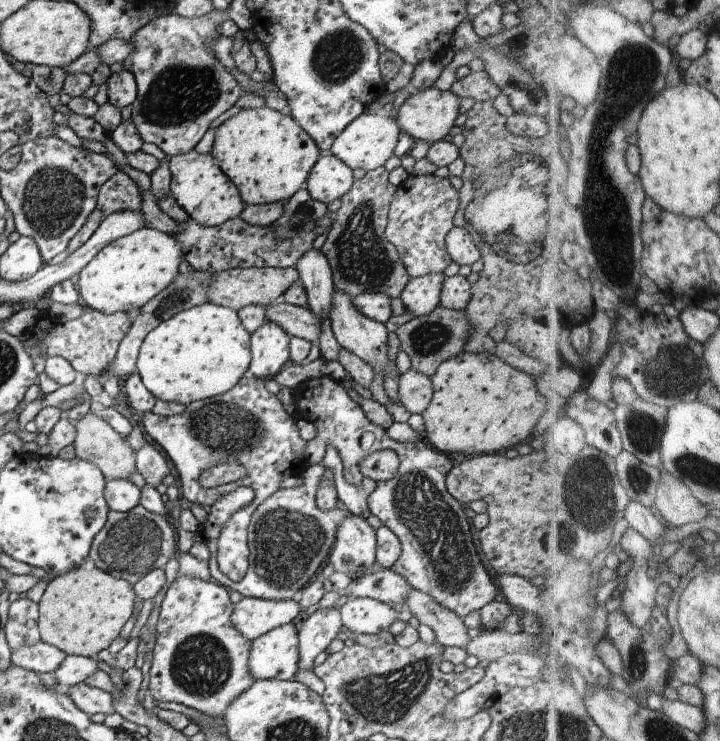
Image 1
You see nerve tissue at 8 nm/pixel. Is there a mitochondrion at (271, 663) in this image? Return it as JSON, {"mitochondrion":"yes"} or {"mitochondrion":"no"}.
{"mitochondrion":"no"}

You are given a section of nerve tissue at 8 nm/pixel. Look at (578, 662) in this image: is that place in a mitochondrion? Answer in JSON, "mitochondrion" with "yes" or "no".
{"mitochondrion":"no"}

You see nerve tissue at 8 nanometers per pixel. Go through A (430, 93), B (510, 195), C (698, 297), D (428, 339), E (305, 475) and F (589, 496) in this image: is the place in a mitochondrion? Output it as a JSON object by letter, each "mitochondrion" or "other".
{"A":"other","B":"mitochondrion","C":"other","D":"mitochondrion","E":"other","F":"mitochondrion"}

